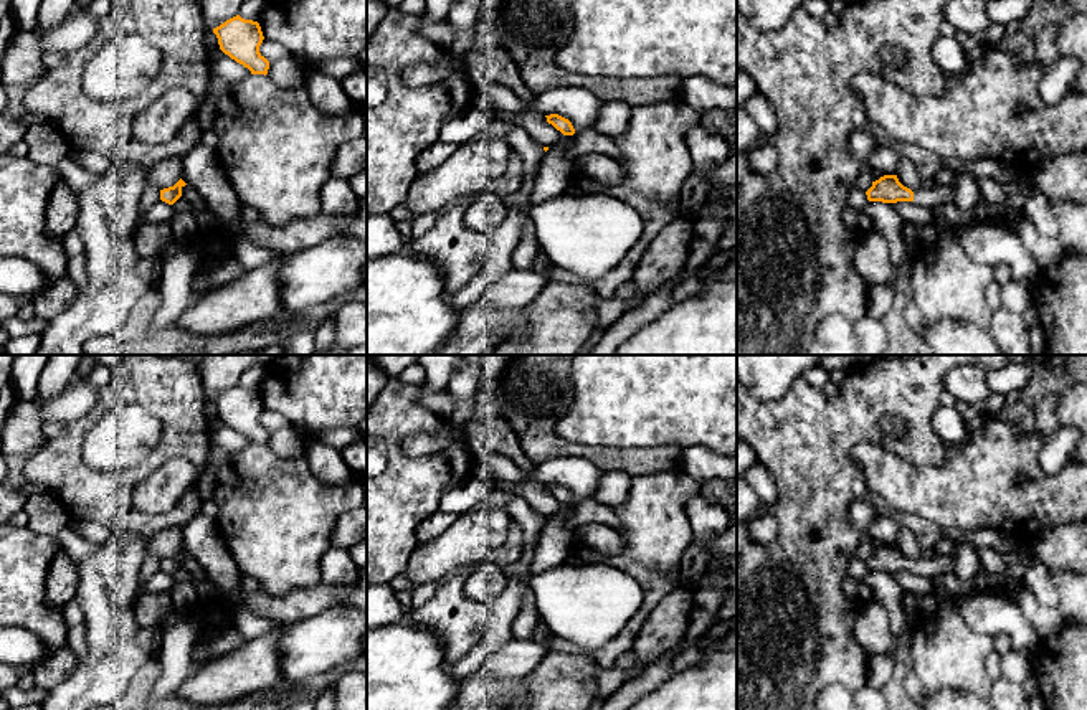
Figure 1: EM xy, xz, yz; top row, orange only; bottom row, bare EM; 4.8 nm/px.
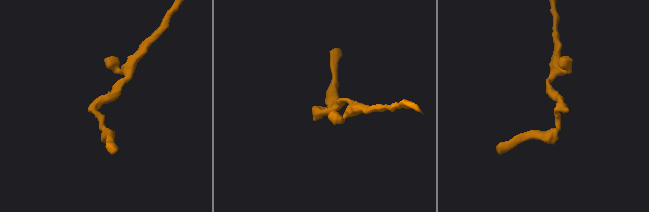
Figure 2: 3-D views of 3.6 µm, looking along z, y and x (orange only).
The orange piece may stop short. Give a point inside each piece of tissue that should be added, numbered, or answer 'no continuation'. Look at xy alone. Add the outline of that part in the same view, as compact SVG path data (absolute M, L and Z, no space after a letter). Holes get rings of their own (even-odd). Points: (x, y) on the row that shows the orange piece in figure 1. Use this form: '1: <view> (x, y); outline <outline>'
no continuation

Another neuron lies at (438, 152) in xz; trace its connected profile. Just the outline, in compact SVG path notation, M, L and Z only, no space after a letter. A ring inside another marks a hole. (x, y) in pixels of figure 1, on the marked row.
M439 140L423 150L416 159L416 177L433 170L439 163L443 163L456 147L446 144L444 140Z

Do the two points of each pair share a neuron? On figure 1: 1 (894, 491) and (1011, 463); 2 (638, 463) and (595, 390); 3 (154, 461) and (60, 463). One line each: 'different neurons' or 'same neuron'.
1: same neuron
2: different neurons
3: same neuron

